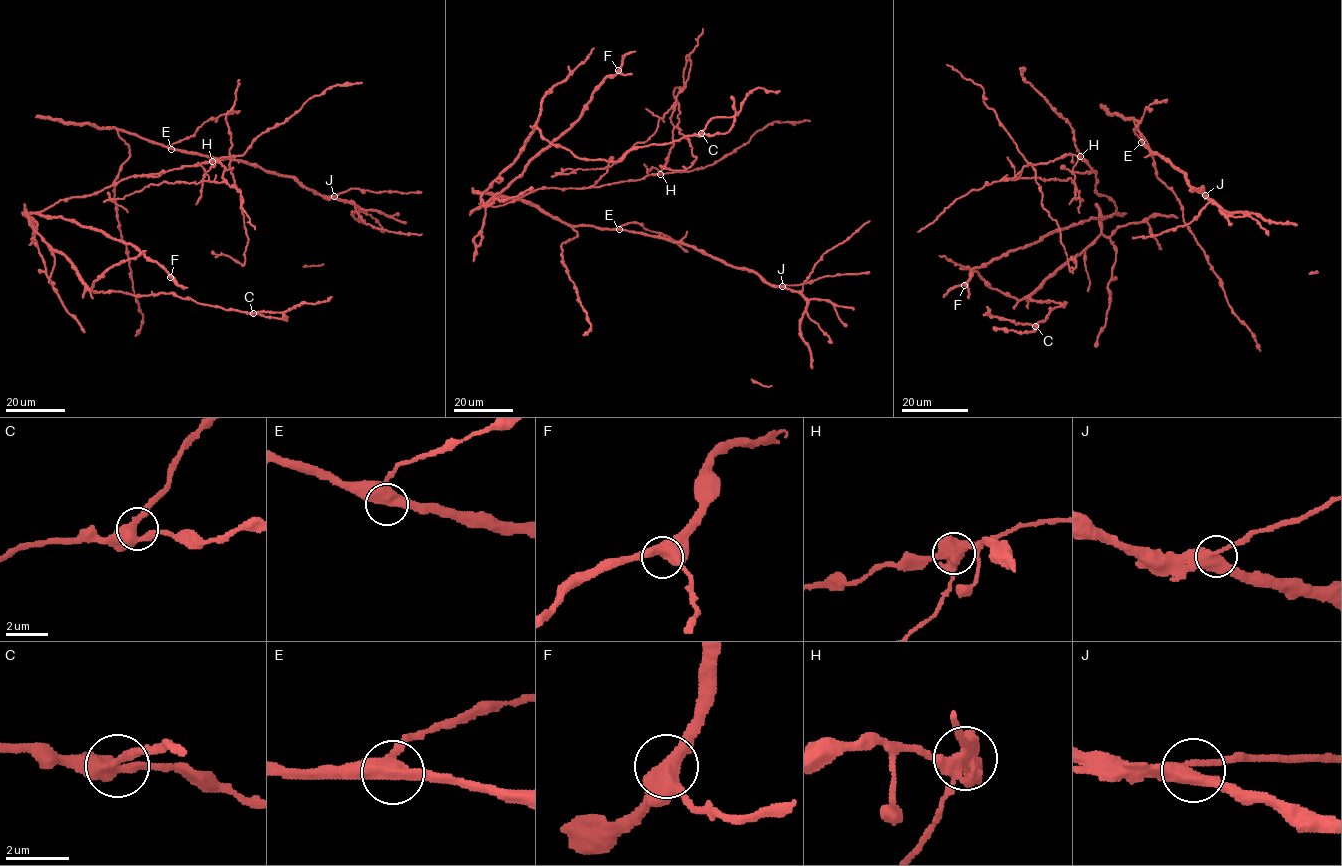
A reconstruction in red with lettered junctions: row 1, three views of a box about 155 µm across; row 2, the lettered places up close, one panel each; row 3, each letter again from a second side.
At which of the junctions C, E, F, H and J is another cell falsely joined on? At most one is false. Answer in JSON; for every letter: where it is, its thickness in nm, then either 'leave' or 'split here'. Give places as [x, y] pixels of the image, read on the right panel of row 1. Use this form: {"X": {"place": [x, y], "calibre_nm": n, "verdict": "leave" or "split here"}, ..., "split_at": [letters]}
{"C": {"place": [1035, 326], "calibre_nm": 400, "verdict": "leave"}, "E": {"place": [1141, 142], "calibre_nm": 440, "verdict": "leave"}, "F": {"place": [964, 285], "calibre_nm": 420, "verdict": "leave"}, "H": {"place": [1080, 156], "calibre_nm": 460, "verdict": "split here"}, "J": {"place": [1205, 195], "calibre_nm": 420, "verdict": "leave"}, "split_at": ["H"]}

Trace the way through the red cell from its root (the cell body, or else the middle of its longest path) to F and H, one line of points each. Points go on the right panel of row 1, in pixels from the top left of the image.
F: (1095, 184), (1098, 193), (1114, 202), (1112, 215), (1056, 229), (1003, 253), (974, 267), (964, 285)
H: (1095, 184), (1096, 173), (1079, 155)

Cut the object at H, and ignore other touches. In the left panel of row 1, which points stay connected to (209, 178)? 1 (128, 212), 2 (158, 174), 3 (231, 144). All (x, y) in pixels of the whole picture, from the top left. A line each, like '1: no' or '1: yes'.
1: yes
2: no
3: yes

